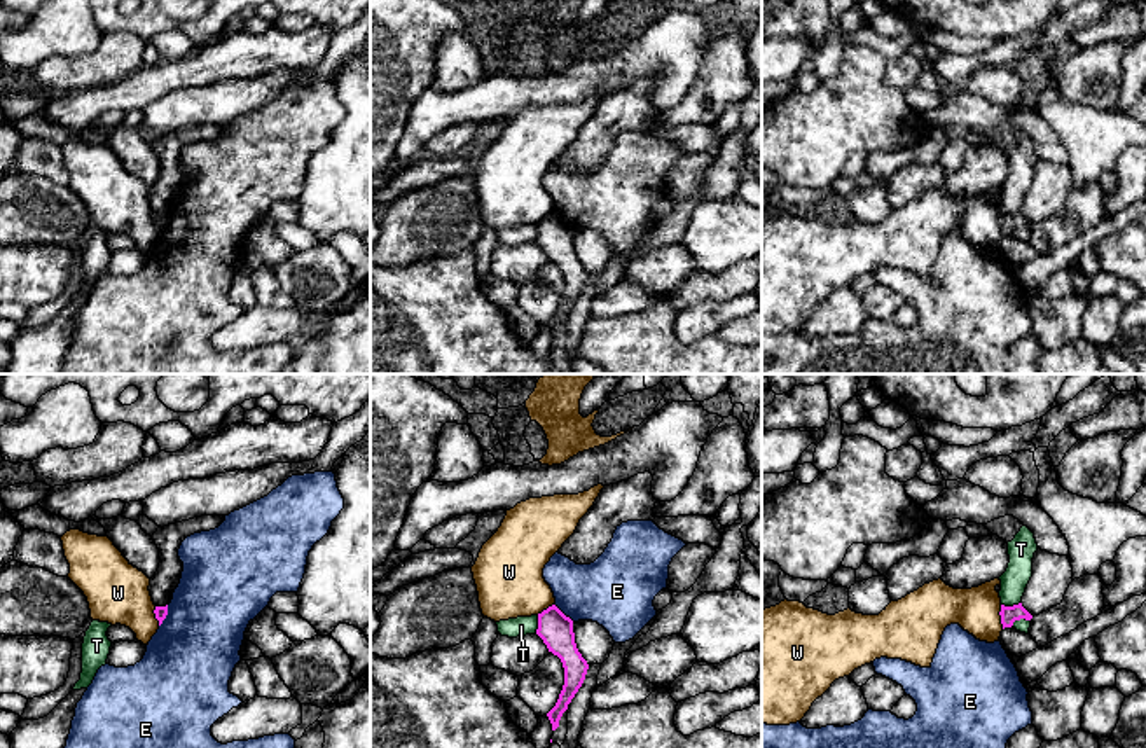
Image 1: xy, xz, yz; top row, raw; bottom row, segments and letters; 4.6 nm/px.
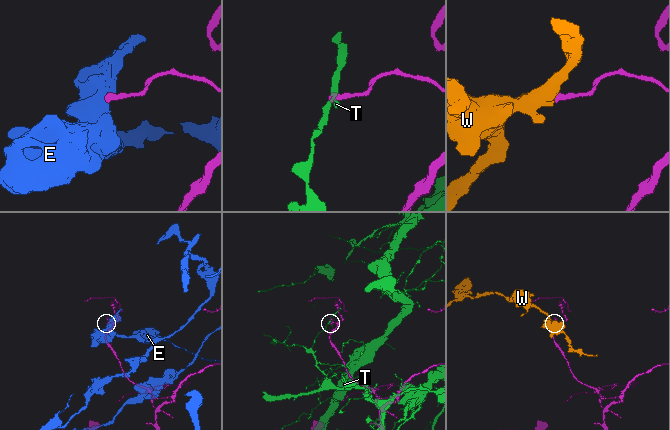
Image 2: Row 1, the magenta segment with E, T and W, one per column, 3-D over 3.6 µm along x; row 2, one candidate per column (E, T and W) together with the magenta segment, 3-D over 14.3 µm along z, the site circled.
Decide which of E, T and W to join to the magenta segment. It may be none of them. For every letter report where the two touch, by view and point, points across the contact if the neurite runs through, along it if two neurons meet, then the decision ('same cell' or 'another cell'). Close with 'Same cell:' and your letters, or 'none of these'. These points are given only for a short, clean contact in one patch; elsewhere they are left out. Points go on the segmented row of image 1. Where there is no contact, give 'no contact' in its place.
E: xz (563, 614) | another cell
T: yz (1010, 607) | along yz (1021, 602), (1001, 605) | another cell
W: yz (1001, 617) | along yz (1000, 605), (1000, 623), (1003, 628) | another cell
Same cell: none of these

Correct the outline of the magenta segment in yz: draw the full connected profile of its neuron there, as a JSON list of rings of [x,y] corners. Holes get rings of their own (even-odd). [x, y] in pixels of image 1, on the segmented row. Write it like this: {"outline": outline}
{"outline": [[[1022,603],[1013,605],[1013,606],[1001,605],[999,615],[1001,615],[1003,629],[1011,627],[1015,620],[1020,620],[1020,619],[1031,620],[1032,619],[1032,615],[1022,606]]]}

